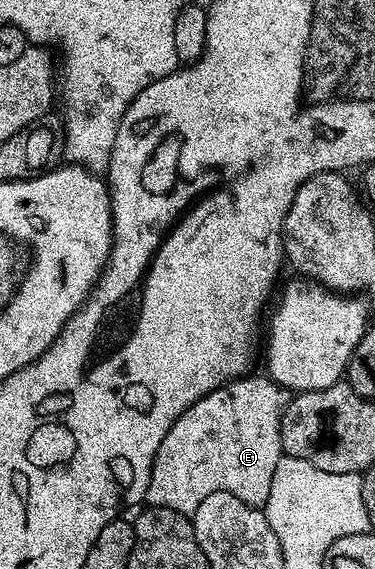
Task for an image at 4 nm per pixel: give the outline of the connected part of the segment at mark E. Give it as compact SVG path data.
M246 375L236 381L226 381L215 391L200 397L194 405L187 407L179 419L167 431L163 443L153 460L153 470L145 501L150 506L168 507L180 513L191 515L215 491L227 491L248 505L264 507L267 495L271 495L271 475L281 462L281 420L291 400L290 390L275 383L267 375L253 377Z

